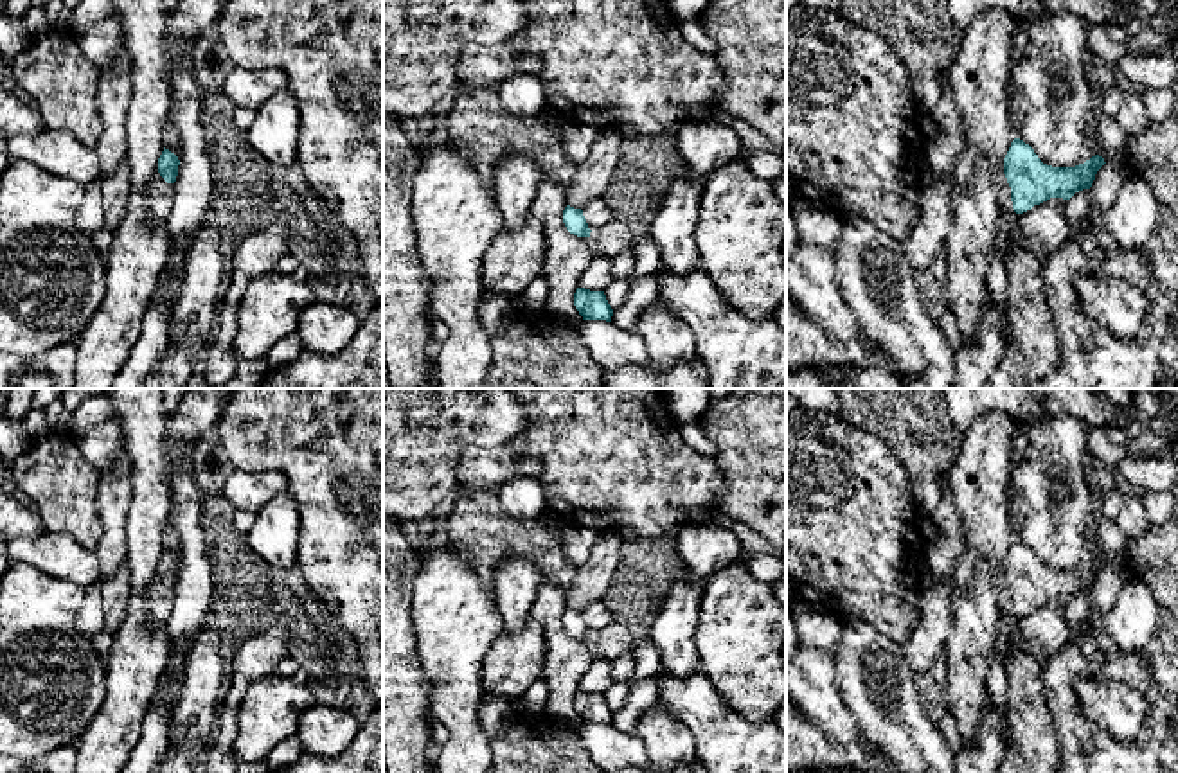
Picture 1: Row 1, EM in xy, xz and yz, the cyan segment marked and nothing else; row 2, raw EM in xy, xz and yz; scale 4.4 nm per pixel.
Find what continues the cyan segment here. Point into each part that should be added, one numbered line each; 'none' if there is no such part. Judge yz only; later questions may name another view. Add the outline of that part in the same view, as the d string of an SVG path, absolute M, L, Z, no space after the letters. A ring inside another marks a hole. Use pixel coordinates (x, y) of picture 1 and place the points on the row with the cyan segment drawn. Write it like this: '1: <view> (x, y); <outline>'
1: yz (1004, 191); M1004 171L998 174L998 203L1000 203L1002 210L1013 207L1011 187L1007 183L1007 178L1005 178Z

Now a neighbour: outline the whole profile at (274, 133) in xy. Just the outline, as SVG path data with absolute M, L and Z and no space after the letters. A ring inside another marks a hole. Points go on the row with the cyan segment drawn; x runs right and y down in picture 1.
M288 88L263 102L246 137L252 149L268 162L277 165L295 162L299 146L299 102Z

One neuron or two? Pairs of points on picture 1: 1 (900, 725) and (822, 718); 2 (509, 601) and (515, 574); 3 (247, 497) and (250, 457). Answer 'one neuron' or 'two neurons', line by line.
1: two neurons
2: one neuron
3: two neurons

